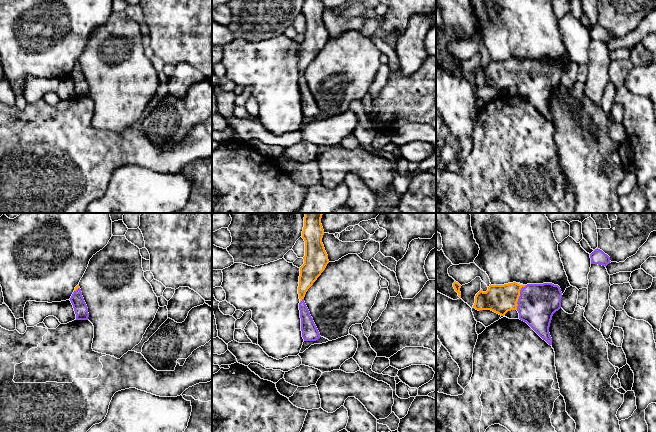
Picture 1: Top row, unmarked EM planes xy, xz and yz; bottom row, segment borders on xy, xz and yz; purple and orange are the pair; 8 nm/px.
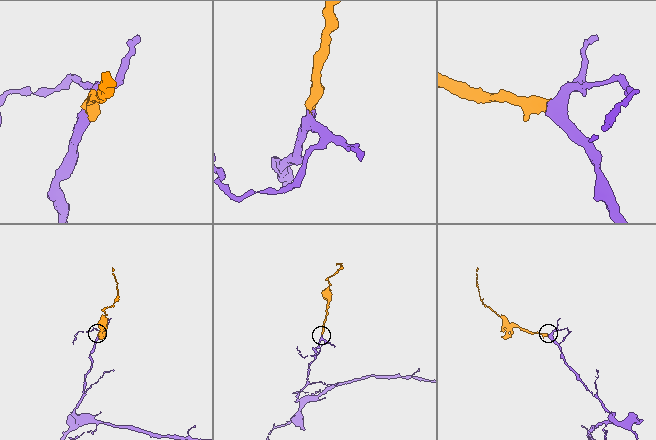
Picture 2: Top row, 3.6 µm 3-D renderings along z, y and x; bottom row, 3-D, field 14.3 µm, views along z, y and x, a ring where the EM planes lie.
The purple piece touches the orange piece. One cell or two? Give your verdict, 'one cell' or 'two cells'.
one cell

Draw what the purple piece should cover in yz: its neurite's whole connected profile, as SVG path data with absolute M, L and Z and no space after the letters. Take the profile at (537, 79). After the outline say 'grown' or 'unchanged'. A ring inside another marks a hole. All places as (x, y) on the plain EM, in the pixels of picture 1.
M516 58L504 61L491 61L484 68L482 65L475 72L473 84L491 86L501 92L508 87L517 86L519 95L526 98L543 116L552 121L549 103L553 90L561 84L562 68L552 59L520 61Z; grown

